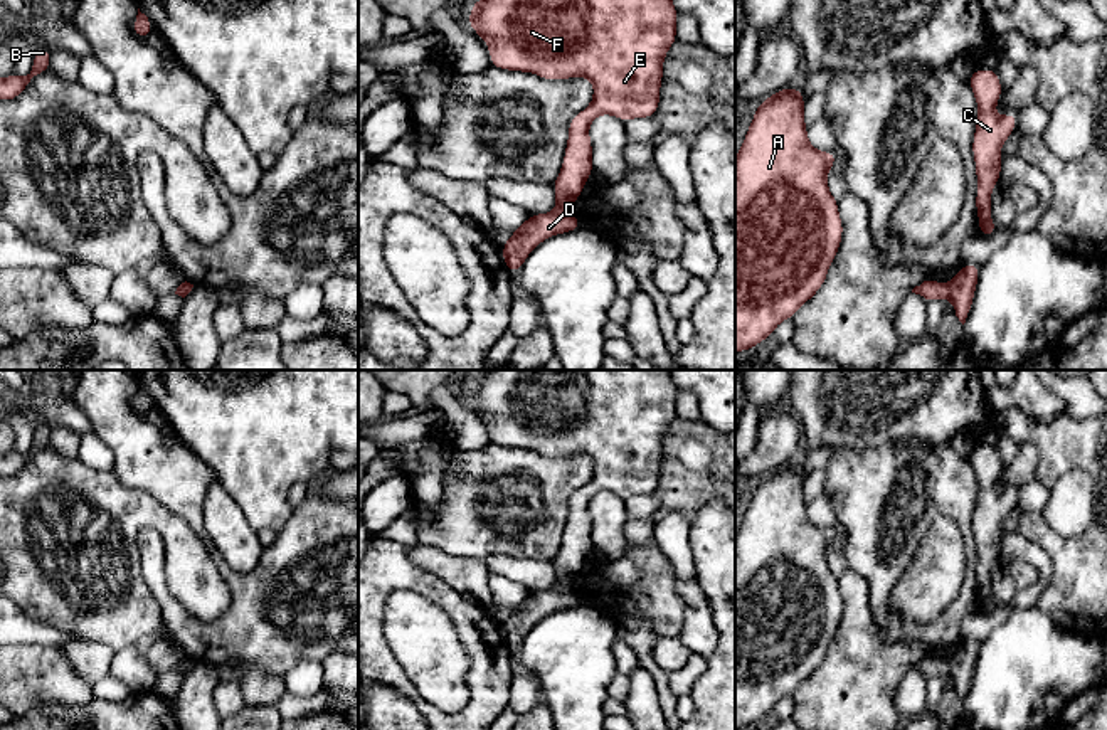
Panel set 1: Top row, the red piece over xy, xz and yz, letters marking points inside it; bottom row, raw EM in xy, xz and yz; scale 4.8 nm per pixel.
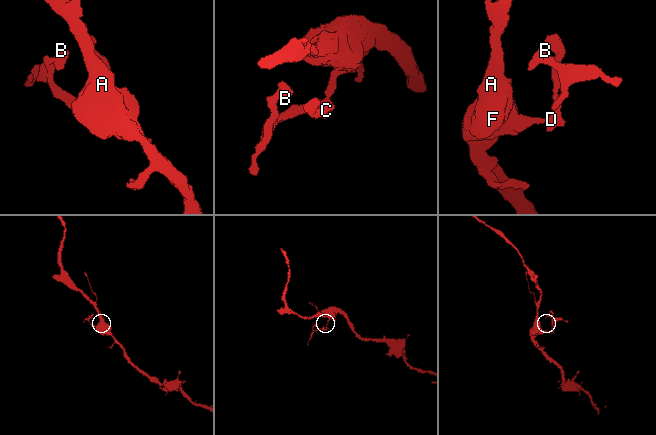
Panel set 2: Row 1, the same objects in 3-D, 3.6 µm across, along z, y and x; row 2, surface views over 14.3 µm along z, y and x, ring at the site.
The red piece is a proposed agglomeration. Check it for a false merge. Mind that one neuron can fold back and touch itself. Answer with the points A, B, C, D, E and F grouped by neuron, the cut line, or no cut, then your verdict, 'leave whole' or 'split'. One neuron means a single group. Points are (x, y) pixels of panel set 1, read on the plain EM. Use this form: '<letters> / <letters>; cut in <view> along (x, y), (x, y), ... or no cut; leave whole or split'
A E F / B C D; cut in xz along (557, 582), (569, 586); split

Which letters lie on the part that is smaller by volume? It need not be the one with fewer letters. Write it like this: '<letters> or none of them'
B, C, D

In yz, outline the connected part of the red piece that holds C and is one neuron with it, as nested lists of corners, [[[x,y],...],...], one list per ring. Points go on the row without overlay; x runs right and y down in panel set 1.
[[[994,446],[972,447],[967,458],[977,479],[977,498],[972,516],[977,555],[976,589],[979,611],[991,614],[998,607],[991,595],[991,570],[1001,555],[1001,523],[1014,508],[1018,495],[1014,489],[1006,493],[994,489],[1003,469],[999,452]]]

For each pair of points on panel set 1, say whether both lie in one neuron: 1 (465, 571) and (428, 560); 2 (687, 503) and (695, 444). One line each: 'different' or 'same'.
1: same
2: same

